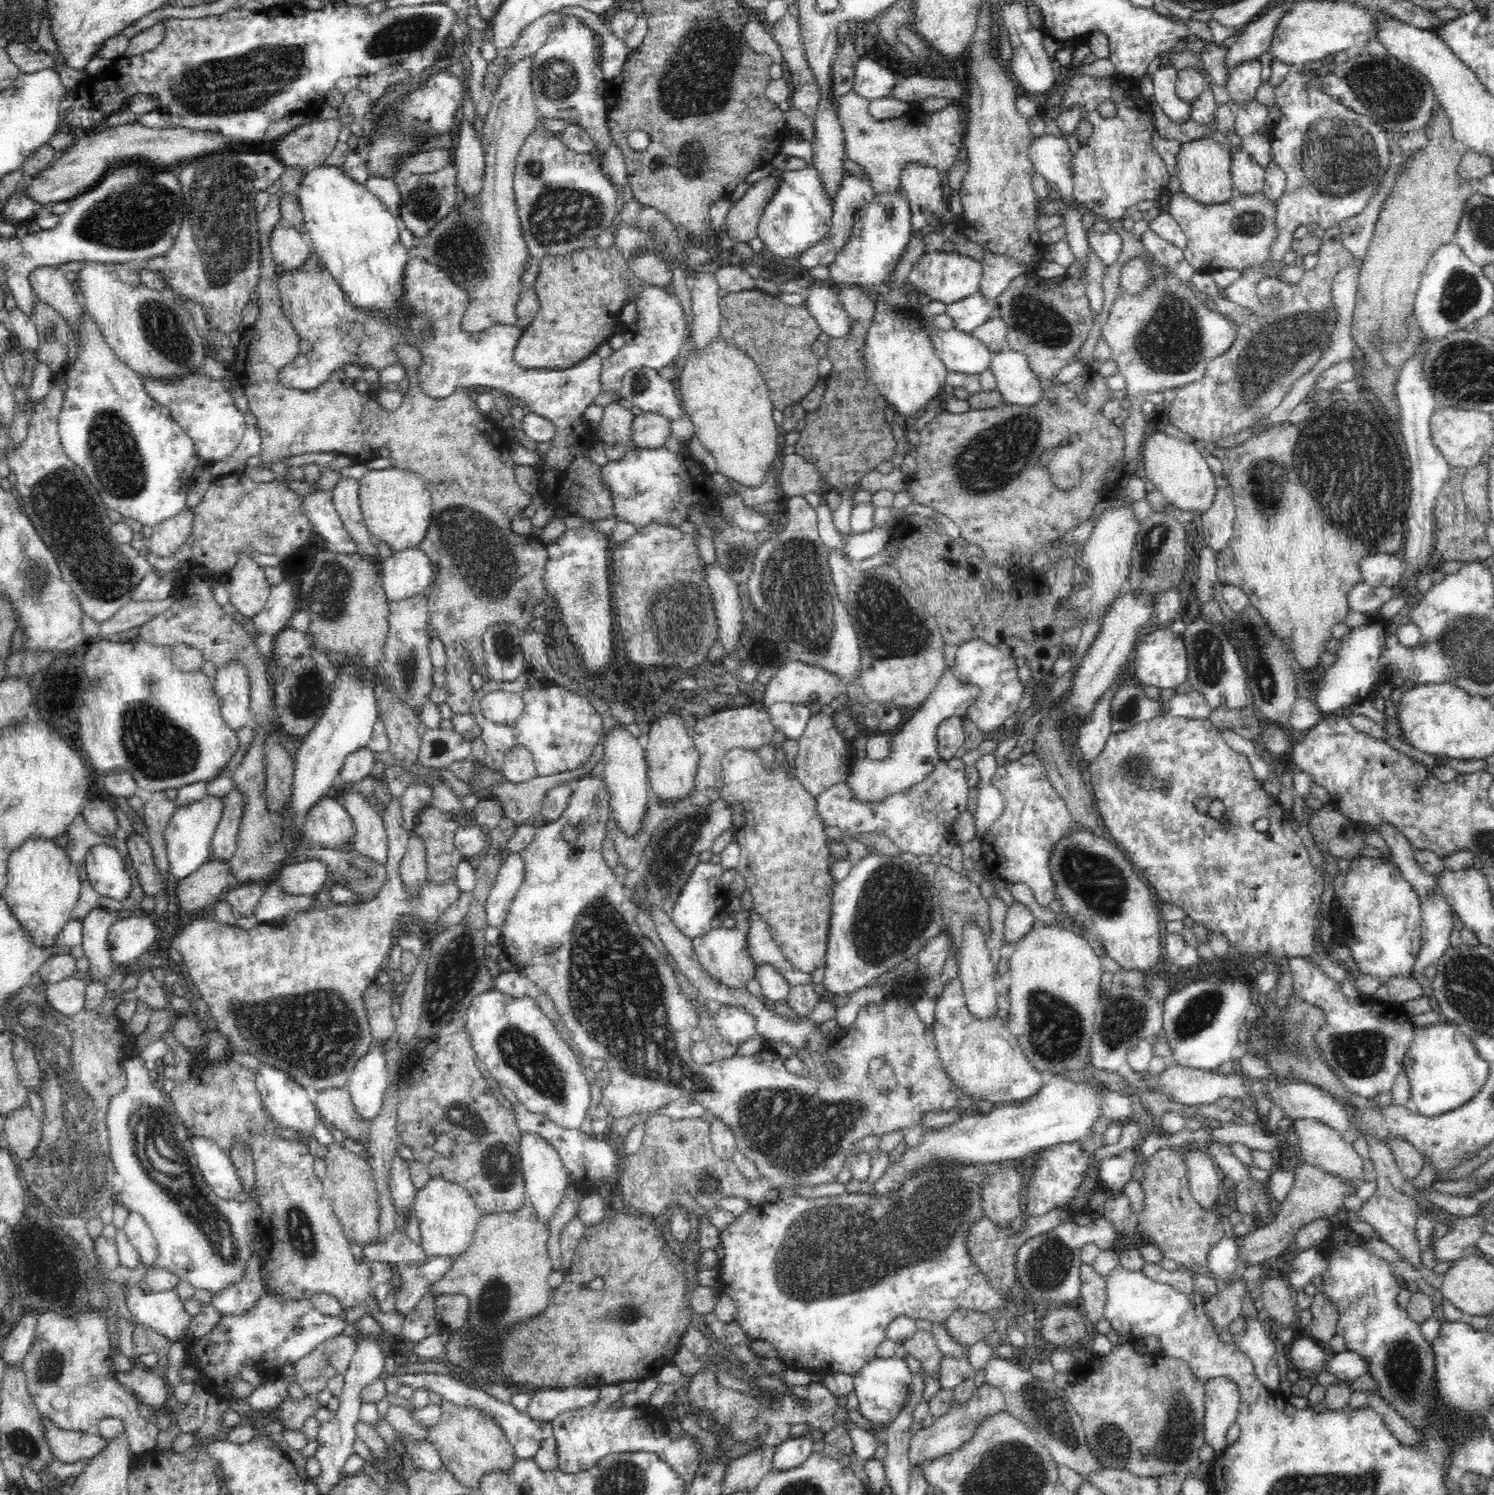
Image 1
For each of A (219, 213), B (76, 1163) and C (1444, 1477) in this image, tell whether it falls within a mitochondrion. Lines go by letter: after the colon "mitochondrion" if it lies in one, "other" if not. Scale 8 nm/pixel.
A: mitochondrion
B: mitochondrion
C: other

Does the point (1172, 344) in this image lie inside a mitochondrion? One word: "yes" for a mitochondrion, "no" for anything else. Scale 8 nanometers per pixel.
yes

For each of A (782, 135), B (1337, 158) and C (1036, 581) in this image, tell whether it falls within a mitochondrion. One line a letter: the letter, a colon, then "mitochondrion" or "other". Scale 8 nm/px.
A: other
B: mitochondrion
C: other

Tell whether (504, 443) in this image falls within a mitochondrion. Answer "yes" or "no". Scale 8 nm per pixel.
no

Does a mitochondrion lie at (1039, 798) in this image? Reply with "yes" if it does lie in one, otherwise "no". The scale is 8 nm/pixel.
yes

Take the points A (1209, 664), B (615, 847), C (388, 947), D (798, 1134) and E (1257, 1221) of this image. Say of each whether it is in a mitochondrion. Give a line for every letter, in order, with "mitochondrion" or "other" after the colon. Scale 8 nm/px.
A: mitochondrion
B: other
C: other
D: mitochondrion
E: other

